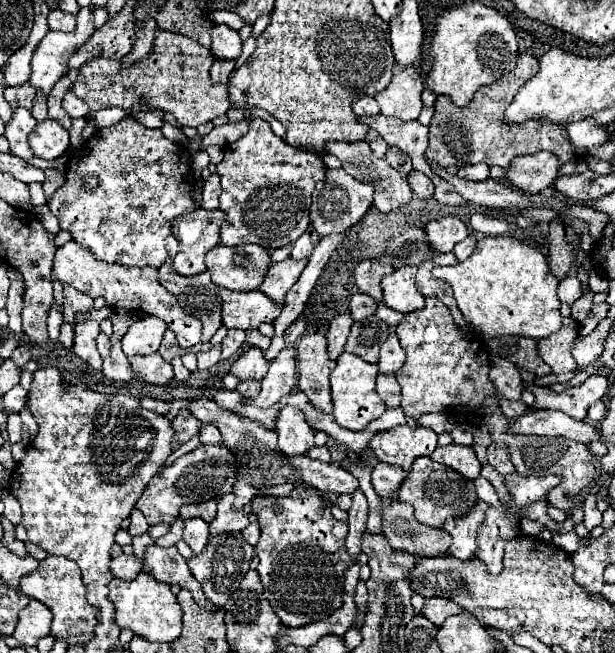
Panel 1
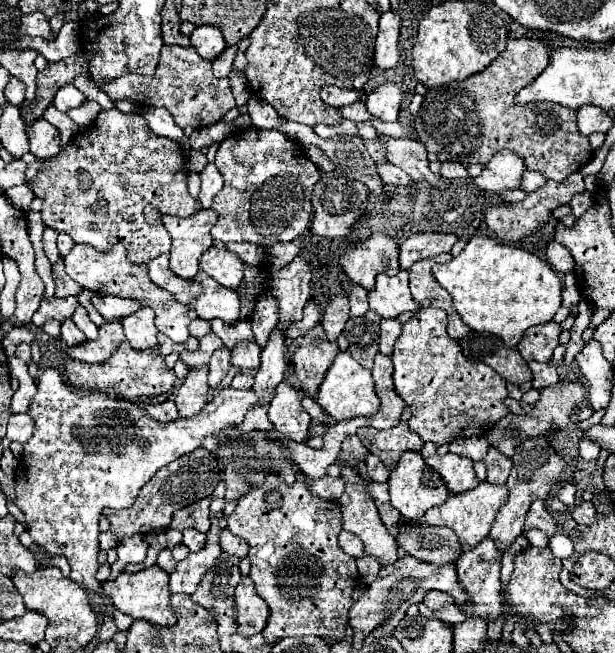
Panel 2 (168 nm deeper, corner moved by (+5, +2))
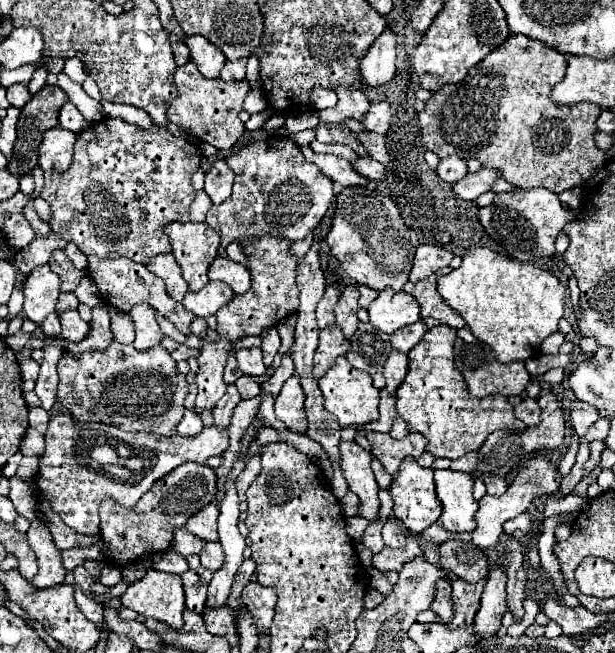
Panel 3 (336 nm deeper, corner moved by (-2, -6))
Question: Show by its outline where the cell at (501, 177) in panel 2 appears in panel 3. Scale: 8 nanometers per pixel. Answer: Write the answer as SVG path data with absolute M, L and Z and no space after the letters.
M481 168L479 172L475 174L467 174L463 180L455 182L453 184L453 190L459 198L463 200L475 200L479 198L481 194L489 192L491 186L495 184L495 180L499 180L499 172L495 172L495 168Z

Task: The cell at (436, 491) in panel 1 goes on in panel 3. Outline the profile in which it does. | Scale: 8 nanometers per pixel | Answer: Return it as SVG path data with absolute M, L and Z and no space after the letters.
M407 458L399 466L399 472L393 476L393 484L389 486L389 492L393 496L393 516L401 520L411 532L423 532L429 524L439 520L441 516L441 504L435 492L435 482L433 482L433 470L431 468L421 468L415 460Z

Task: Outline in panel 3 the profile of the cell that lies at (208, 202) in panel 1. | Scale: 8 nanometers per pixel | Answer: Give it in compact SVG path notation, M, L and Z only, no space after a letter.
M215 160L211 170L205 176L205 192L209 194L213 204L221 204L231 196L233 172L227 168L225 160Z

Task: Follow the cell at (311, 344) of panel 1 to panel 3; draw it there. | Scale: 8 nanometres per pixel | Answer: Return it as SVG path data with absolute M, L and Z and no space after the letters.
M337 326L325 328L319 336L319 346L315 350L315 368L313 368L315 380L319 380L331 368L331 364L347 350L349 342L343 338L343 332L339 328Z

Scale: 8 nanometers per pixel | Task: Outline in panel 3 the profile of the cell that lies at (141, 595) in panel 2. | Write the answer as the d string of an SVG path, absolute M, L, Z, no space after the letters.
M151 568L141 580L127 588L121 596L121 604L145 618L155 618L173 630L179 630L183 626L181 614L185 610L181 576Z

